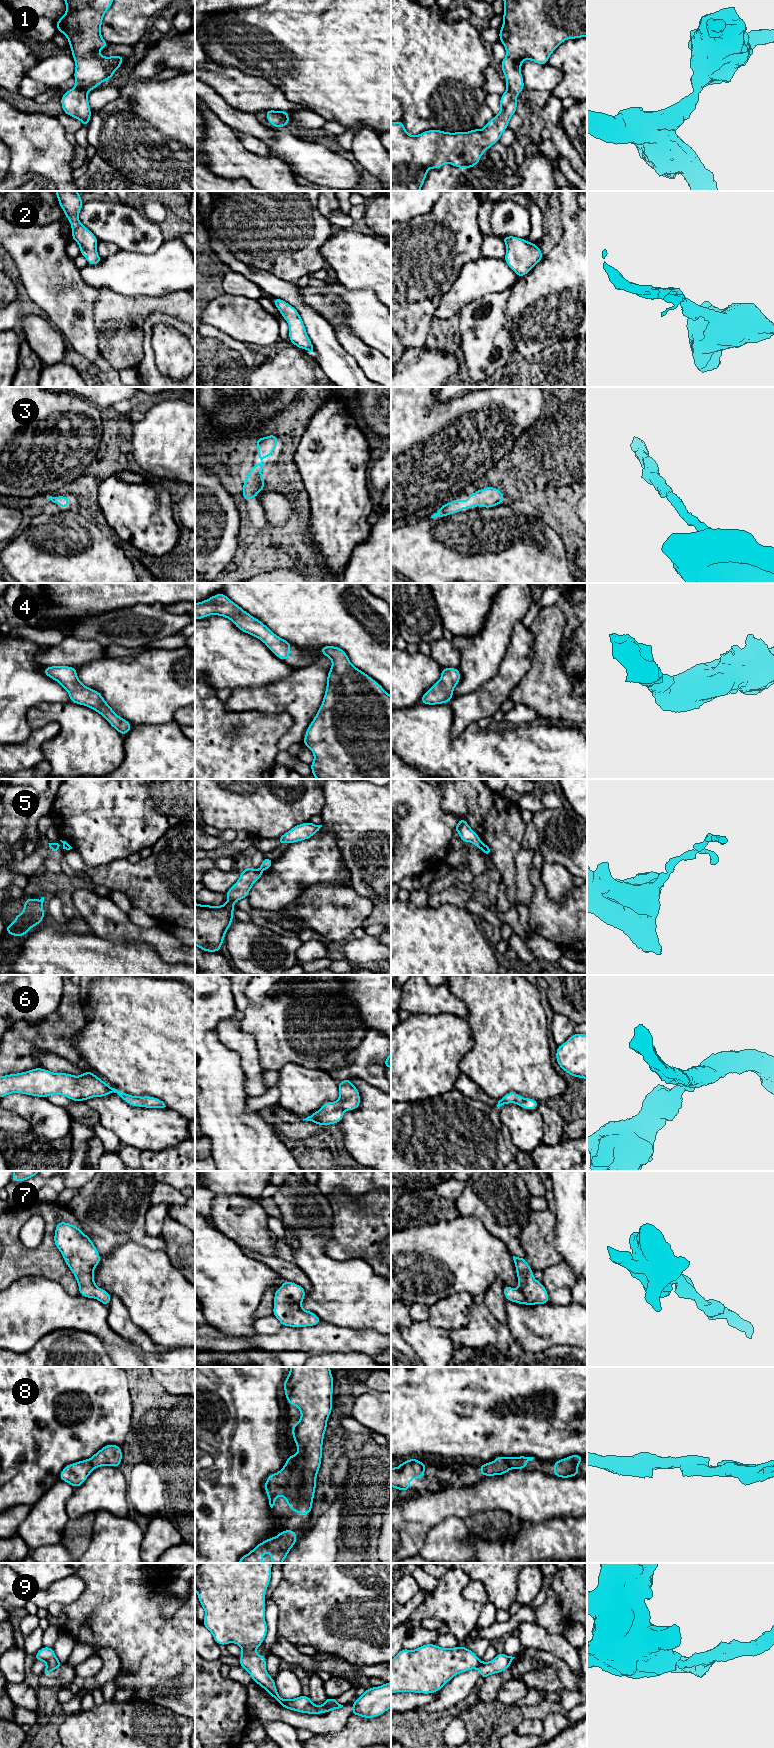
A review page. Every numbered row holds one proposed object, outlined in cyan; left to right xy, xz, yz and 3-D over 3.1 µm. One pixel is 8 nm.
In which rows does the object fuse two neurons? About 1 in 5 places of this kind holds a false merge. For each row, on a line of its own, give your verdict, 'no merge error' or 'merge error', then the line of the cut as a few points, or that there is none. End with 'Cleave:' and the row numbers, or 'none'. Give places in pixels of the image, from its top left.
1: no merge error; no cut
2: no merge error; no cut
3: no merge error; no cut
4: no merge error; no cut
5: merge error; cut in yz along (481, 844), (482, 848)
6: no merge error; no cut
7: no merge error; no cut
8: no merge error; no cut
9: merge error; cut in xz along (242, 1648), (254, 1650)
Cleave: 5, 9

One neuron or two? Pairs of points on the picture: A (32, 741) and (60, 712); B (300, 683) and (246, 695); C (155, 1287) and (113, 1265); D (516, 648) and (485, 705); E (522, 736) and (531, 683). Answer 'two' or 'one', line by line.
A: two
B: one
C: one
D: one
E: two

